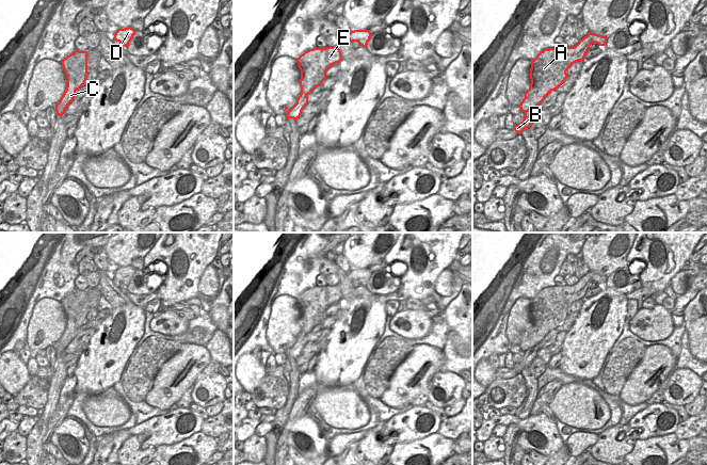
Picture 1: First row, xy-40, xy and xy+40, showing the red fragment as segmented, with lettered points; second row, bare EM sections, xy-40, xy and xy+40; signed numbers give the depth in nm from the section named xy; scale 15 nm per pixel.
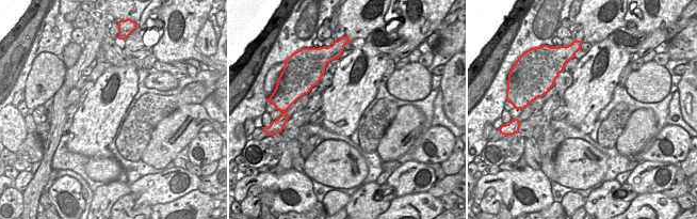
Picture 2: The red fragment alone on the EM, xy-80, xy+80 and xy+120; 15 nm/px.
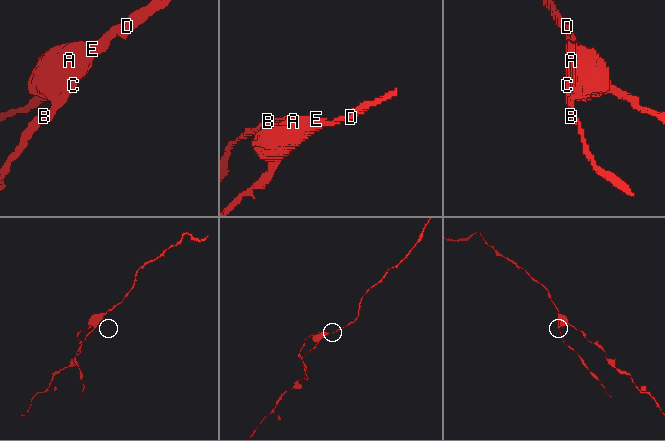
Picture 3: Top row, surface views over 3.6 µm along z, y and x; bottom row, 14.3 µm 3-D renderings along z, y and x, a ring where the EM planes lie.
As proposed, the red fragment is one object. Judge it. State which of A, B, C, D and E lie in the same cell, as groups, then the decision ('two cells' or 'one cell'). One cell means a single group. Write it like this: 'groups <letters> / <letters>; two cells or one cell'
groups A C D E / B; two cells

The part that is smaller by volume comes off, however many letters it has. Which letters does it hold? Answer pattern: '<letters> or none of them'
B

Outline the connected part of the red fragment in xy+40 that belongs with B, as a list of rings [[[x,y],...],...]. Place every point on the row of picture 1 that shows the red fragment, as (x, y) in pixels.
[[[535,108],[529,110],[525,113],[525,117],[519,125],[515,125],[514,129],[518,134],[521,134],[523,131],[531,126],[531,123],[535,119],[536,113]]]

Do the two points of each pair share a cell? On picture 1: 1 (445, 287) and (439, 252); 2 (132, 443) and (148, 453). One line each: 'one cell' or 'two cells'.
1: two cells
2: one cell

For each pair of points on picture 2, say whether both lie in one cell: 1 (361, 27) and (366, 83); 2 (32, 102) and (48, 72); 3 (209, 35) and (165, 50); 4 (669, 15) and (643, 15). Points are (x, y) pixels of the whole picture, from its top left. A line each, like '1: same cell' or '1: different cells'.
1: different cells
2: same cell
3: different cells
4: same cell

